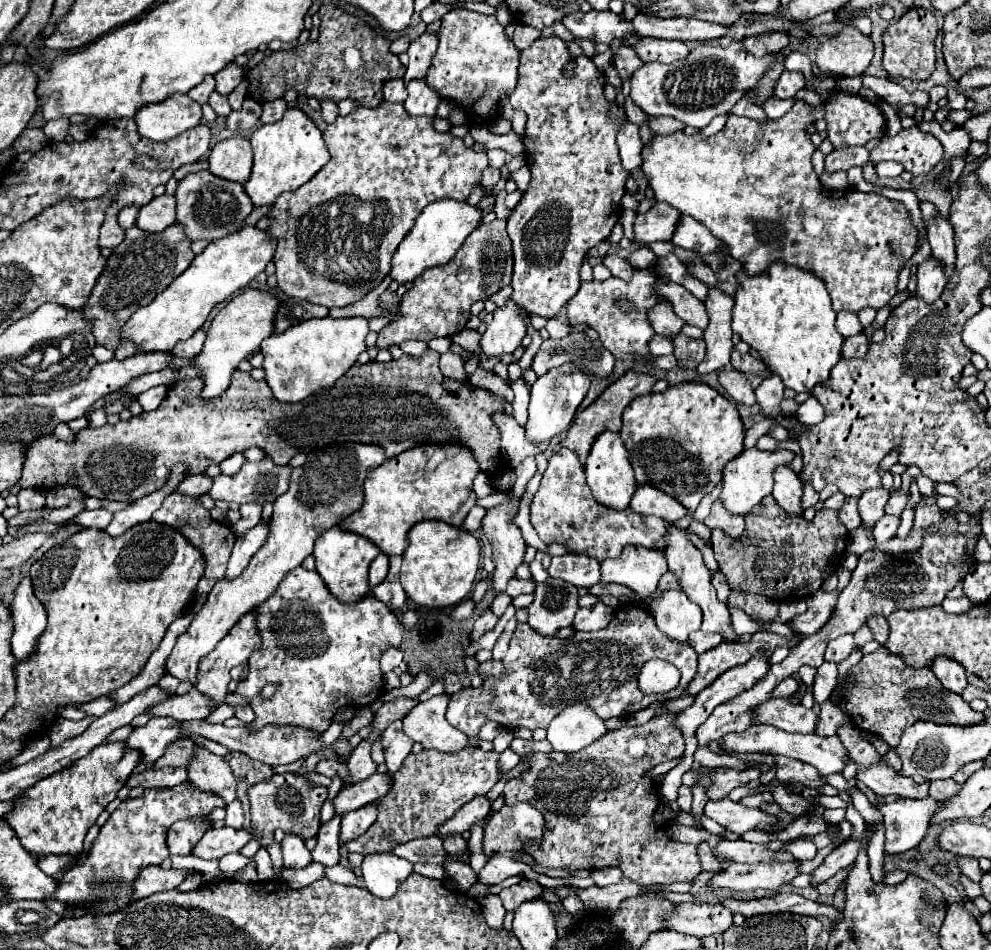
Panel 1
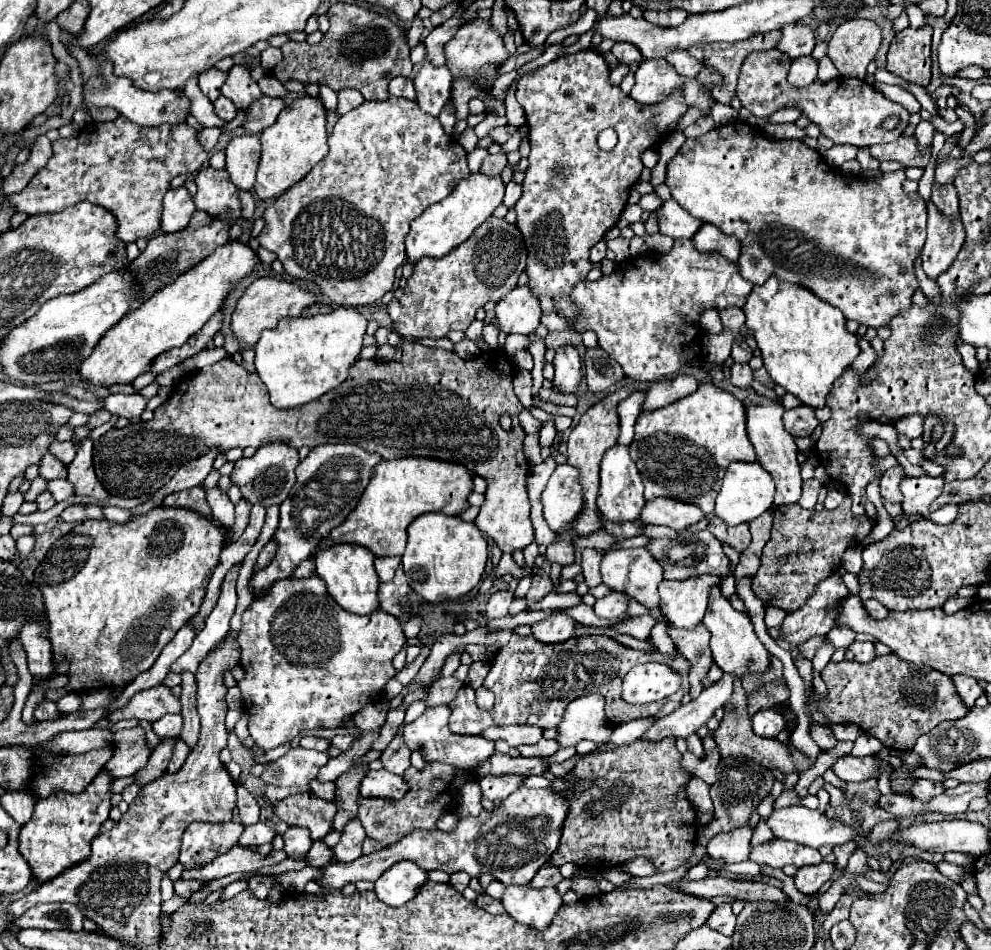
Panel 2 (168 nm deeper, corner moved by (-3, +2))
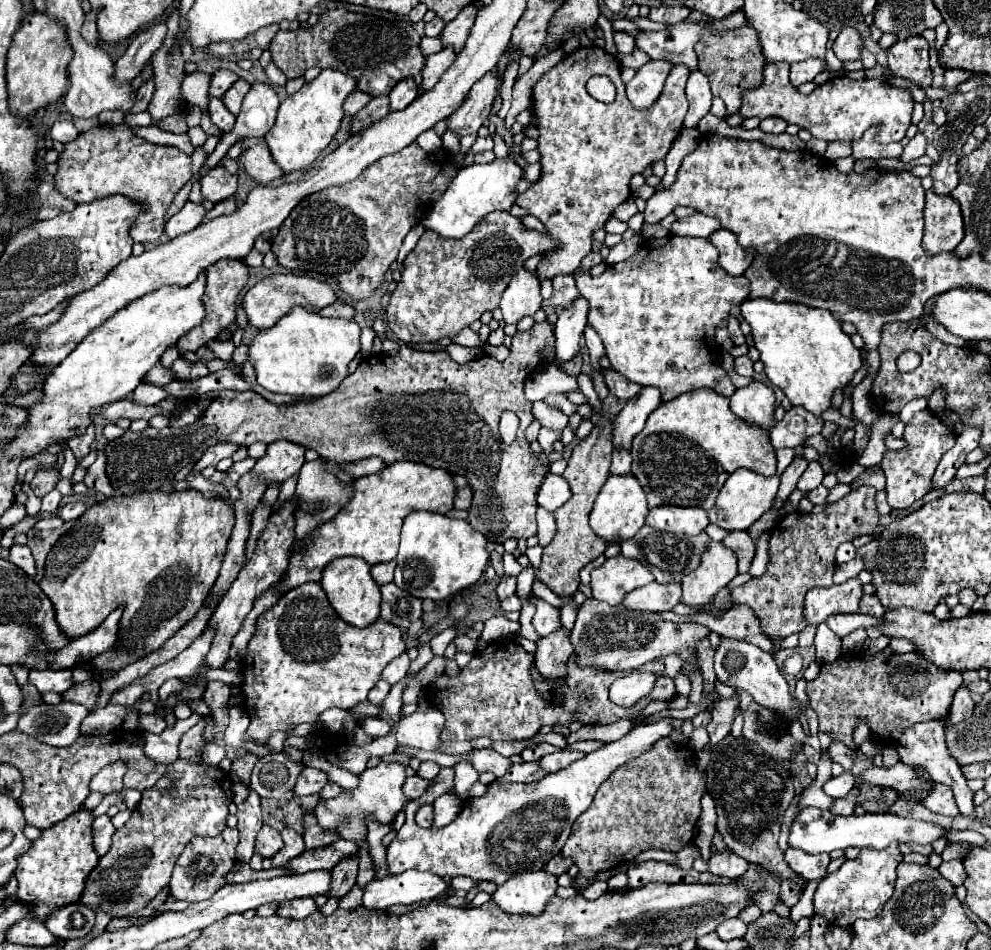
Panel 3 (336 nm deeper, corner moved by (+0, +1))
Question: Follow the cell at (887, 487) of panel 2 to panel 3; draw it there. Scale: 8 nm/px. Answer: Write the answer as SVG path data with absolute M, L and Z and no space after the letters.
M919 412L911 418L911 422L905 426L903 432L903 440L907 442L907 446L903 450L887 450L881 462L881 468L887 476L887 502L891 508L895 510L903 510L909 508L913 502L921 500L927 492L931 492L931 478L935 474L935 466L939 464L941 456L955 444L955 434L951 430L947 430L947 426L943 422L937 422L937 418L933 418L933 414L929 416L929 412Z

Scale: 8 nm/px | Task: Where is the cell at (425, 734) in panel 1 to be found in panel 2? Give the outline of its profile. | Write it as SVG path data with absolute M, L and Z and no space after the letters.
M436 705L436 707L428 707L416 721L404 725L404 741L406 745L414 751L422 751L426 761L440 761L440 763L448 763L460 769L474 769L474 765L482 763L484 759L488 759L494 753L494 741L484 739L482 735L474 735L474 737L462 737L462 735L454 735L448 729L448 717L450 717L450 707L446 705Z

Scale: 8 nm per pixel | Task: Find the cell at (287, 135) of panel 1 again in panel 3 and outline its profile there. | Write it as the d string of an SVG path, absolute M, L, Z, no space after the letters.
M323 70L313 82L305 82L299 92L287 96L281 102L277 122L265 134L265 140L269 144L273 160L285 170L285 174L309 168L317 160L317 156L329 146L345 116L343 102L355 90L357 82L349 74L343 74L339 70Z

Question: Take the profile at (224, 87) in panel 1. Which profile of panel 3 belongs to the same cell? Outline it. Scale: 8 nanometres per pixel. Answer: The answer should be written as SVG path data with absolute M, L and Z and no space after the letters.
M237 80L237 82L225 92L223 104L229 108L231 114L235 114L235 116L239 114L241 102L243 102L243 98L245 98L247 92L249 92L249 82L245 82L245 80Z

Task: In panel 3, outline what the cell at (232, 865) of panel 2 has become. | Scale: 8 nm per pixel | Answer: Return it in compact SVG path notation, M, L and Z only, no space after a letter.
M337 840L335 844L321 850L305 850L301 856L291 860L287 866L293 874L311 870L331 870L343 858L359 858L359 848L353 842Z

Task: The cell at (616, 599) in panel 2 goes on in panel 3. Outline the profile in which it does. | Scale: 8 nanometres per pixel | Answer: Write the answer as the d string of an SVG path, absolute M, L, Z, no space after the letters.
M651 582L651 584L627 594L623 600L623 606L627 606L629 610L667 612L667 610L673 610L673 606L679 602L681 602L681 584Z

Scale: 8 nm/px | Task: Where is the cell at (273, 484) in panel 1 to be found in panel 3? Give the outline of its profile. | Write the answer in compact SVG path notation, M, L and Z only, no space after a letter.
M279 440L267 448L267 454L261 460L257 460L251 472L257 476L265 476L269 484L273 484L273 482L283 482L289 476L297 474L303 462L305 462L303 446L295 446L295 442Z

